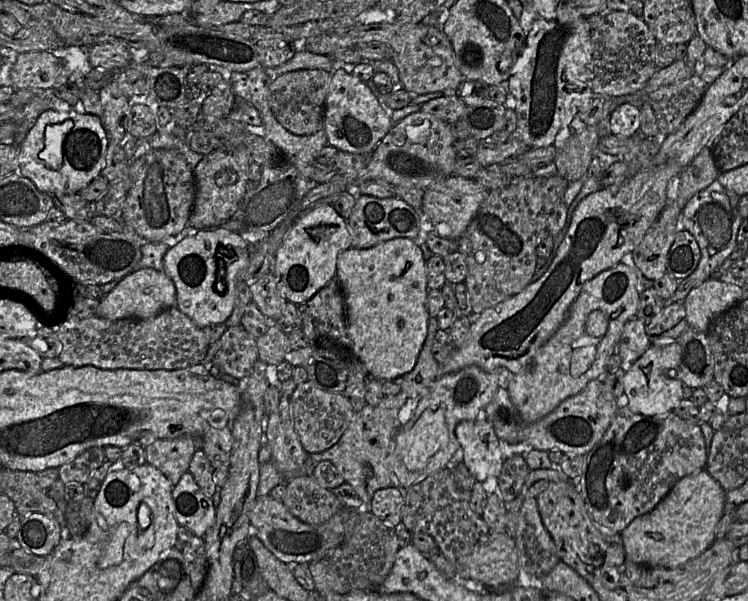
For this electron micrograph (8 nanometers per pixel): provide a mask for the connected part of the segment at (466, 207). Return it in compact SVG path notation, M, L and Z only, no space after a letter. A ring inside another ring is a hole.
M450 175L424 190L421 213L430 219L437 235L448 240L458 239L467 229L489 192L475 179Z

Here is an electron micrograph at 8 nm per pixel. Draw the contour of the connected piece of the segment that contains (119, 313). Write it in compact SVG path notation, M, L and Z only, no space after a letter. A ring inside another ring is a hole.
M152 268L134 270L122 278L117 286L100 299L95 315L108 319L149 319L160 311L176 306L176 289L173 281L162 271Z

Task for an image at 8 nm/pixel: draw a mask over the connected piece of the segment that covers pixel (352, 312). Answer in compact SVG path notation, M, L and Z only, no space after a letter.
M394 238L370 248L349 248L337 259L347 332L368 376L385 381L413 370L424 344L428 321L426 262L412 239Z

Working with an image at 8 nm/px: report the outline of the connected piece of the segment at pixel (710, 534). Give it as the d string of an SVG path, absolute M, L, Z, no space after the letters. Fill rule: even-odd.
M703 469L680 479L650 512L635 518L621 533L626 556L639 565L678 567L706 551L716 540L726 491Z

